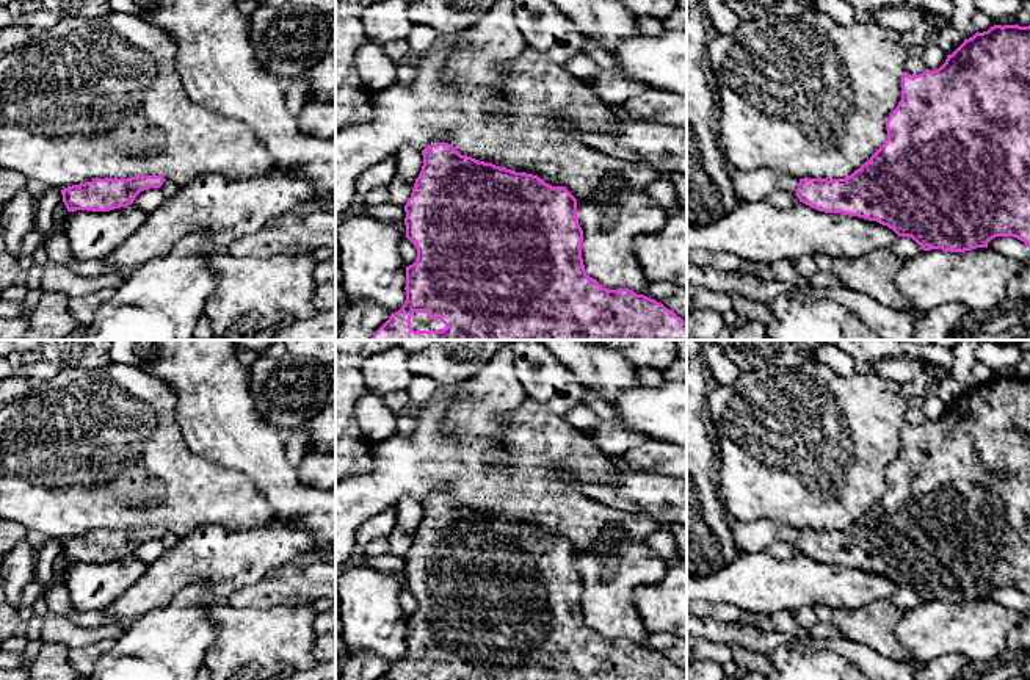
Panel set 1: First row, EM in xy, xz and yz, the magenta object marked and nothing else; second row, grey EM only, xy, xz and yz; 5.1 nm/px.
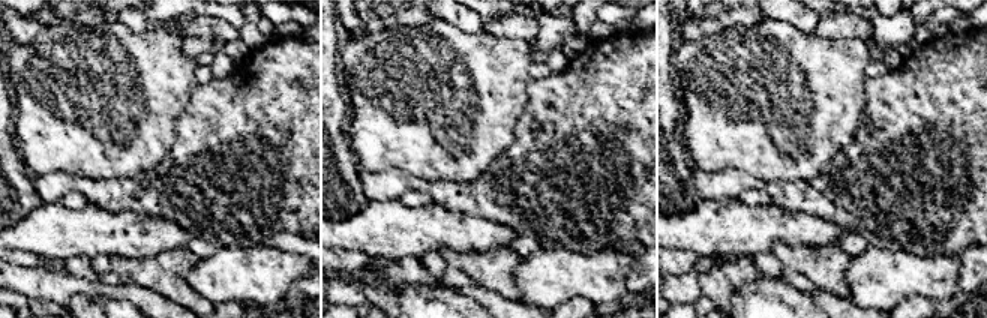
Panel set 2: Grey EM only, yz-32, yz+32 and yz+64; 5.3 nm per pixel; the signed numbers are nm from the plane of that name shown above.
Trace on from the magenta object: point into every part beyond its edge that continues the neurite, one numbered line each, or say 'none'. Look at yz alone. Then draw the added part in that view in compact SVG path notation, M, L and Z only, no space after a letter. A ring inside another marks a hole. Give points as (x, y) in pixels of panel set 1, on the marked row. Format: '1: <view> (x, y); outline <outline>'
1: yz (754, 185); outline M757 168L748 172L731 169L731 177L735 193L746 202L765 201L776 190L784 190L796 196L800 183L796 177L767 168Z

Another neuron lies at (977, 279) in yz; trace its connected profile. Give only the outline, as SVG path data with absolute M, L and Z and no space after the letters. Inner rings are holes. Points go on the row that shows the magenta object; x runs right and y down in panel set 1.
M991 248L964 252L931 249L906 259L894 282L923 313L953 302L969 310L988 310L1005 301L1006 285L1021 269L1017 259Z

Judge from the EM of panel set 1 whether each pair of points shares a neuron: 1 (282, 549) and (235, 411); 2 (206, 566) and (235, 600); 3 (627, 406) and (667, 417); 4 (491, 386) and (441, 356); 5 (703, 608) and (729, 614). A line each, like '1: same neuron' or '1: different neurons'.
1: different neurons
2: different neurons
3: same neuron
4: different neurons
5: same neuron

